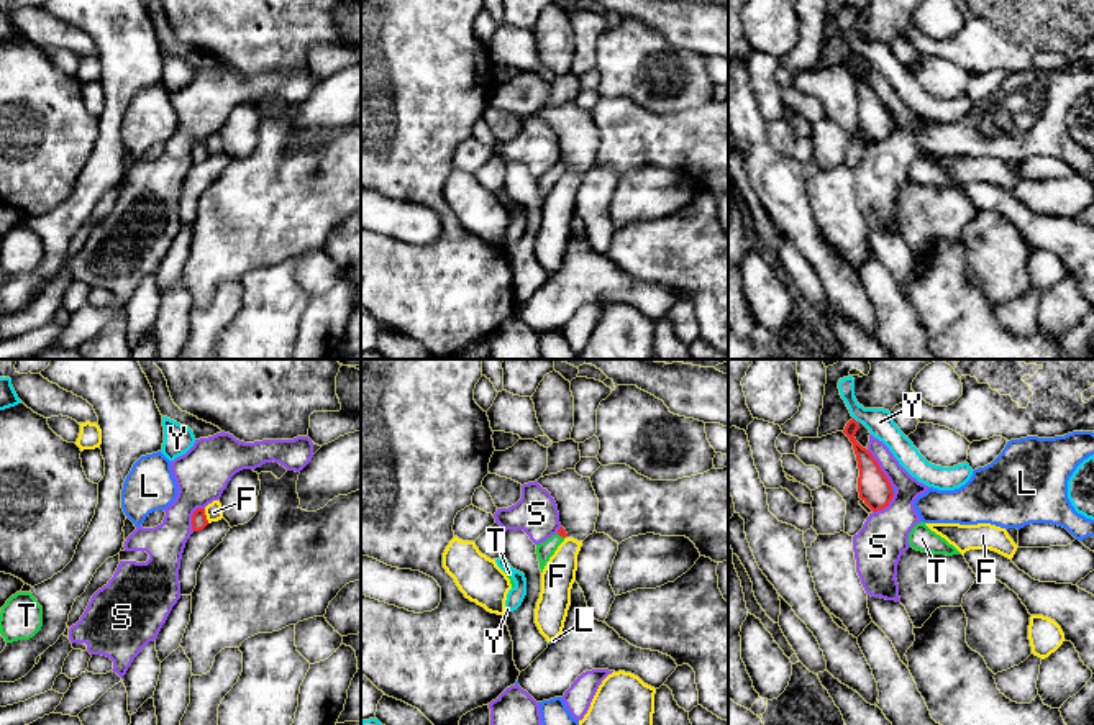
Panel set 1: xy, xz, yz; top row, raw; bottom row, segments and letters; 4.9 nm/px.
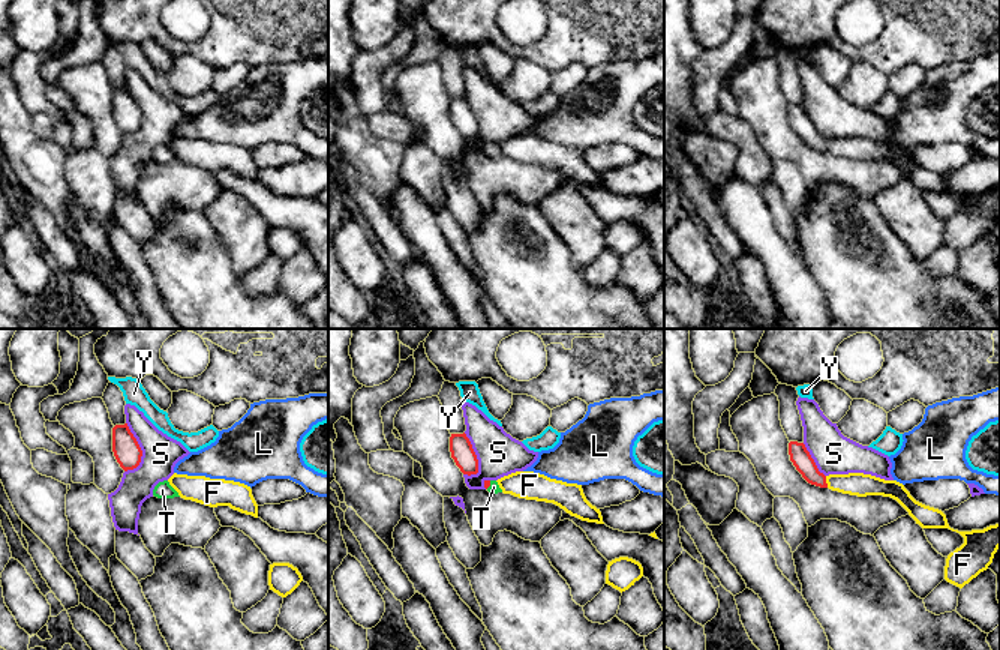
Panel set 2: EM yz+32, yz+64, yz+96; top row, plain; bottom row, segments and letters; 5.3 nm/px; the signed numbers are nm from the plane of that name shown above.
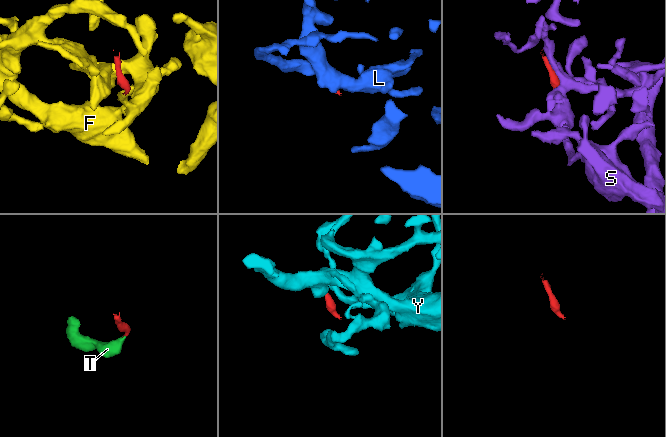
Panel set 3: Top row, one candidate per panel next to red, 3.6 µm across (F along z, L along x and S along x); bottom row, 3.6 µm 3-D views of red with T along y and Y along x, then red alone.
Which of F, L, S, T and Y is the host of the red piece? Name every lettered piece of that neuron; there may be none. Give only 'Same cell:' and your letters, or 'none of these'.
Same cell: T

